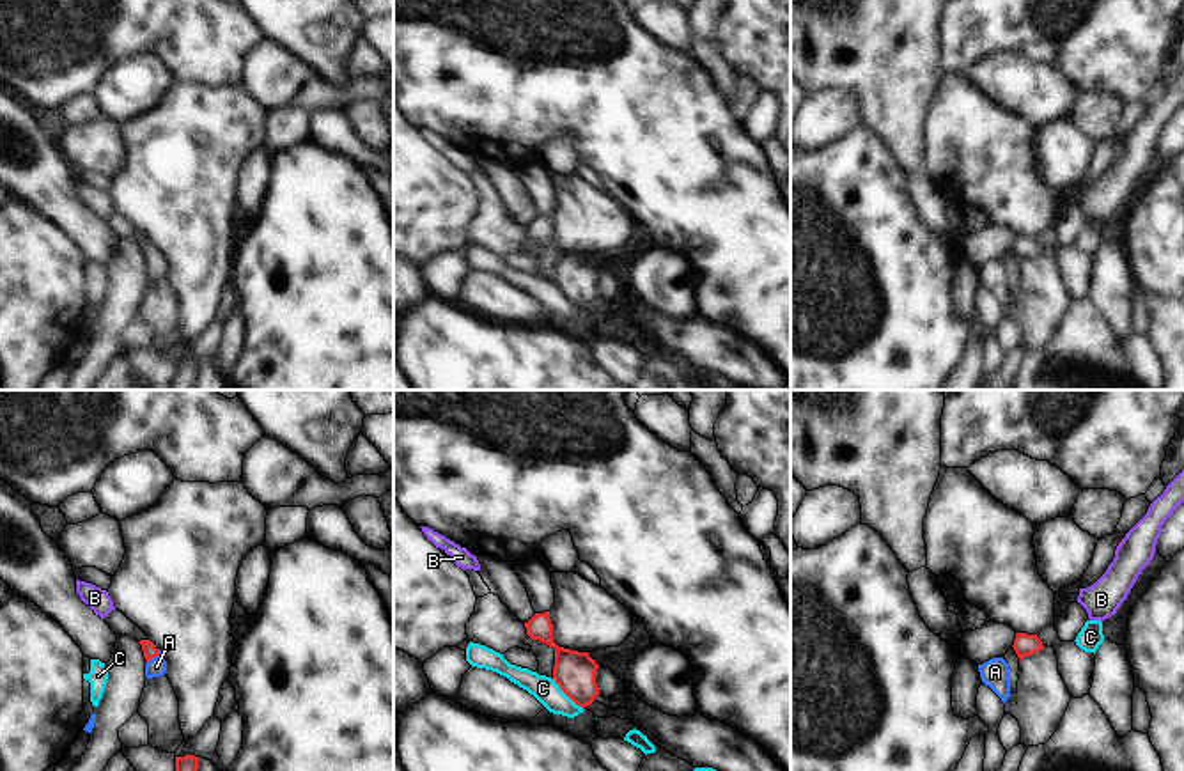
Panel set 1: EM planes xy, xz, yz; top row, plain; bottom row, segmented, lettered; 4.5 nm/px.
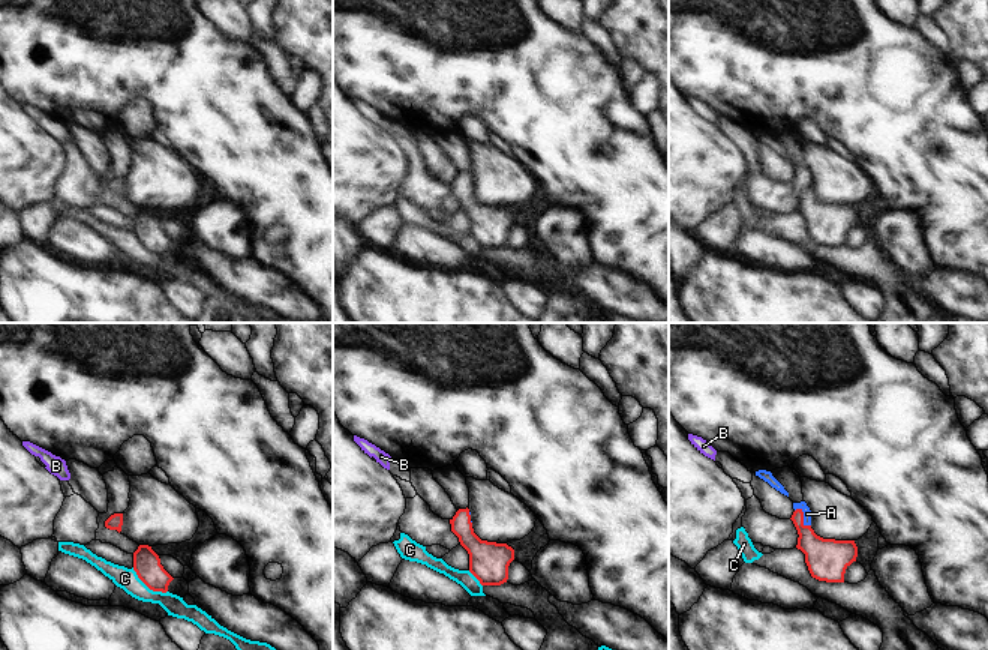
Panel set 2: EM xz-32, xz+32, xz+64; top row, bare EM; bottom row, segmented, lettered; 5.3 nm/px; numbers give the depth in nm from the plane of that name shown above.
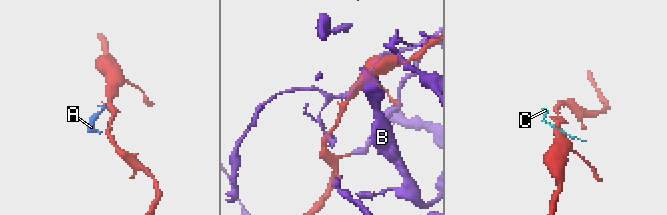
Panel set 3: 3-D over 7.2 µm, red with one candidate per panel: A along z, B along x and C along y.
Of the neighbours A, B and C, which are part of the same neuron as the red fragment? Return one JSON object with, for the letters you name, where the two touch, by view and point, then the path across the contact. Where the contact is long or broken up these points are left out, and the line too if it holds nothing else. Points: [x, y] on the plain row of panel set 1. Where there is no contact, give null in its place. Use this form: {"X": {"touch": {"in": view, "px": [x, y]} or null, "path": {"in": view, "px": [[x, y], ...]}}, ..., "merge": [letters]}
{"A": {"touch": {"in": "xy", "px": [155, 259]}, "path": {"in": "xy", "px": [[149, 252], [155, 259], [156, 270]]}}, "merge": ["A"]}

